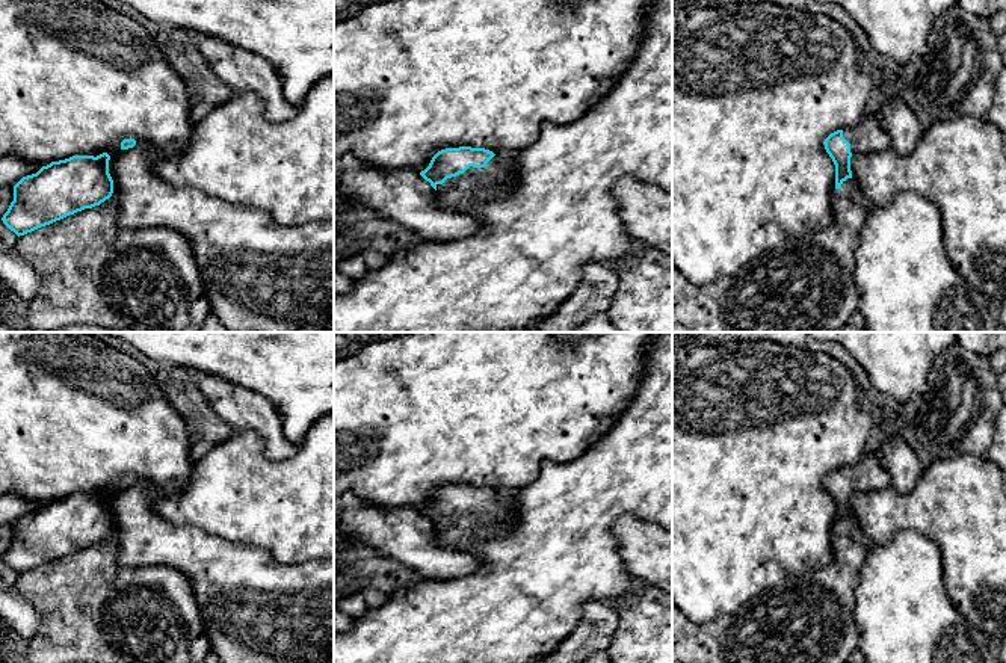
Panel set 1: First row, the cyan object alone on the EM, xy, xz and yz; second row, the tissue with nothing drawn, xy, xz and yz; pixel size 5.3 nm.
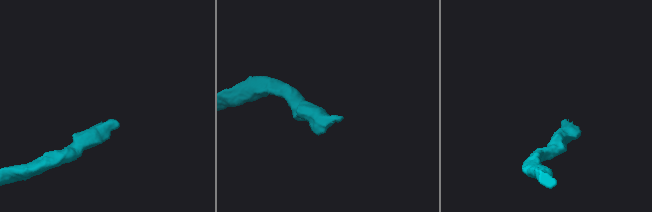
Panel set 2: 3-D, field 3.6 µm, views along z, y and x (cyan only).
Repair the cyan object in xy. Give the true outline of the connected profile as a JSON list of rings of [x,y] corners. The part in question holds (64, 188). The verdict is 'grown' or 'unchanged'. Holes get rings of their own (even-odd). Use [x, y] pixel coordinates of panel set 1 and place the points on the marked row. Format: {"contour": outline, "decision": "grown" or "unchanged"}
{"contour": [[[107,153],[97,157],[73,156],[51,162],[36,174],[23,177],[14,186],[14,201],[2,217],[3,224],[20,237],[85,208],[100,205],[113,193],[109,160],[110,156]]], "decision": "unchanged"}

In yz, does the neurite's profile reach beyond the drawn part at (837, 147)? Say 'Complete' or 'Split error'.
Split error

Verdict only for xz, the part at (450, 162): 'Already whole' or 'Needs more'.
Needs more

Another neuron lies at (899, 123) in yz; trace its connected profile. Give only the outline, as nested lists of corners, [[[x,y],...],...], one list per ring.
[[[894,95],[881,107],[879,116],[891,148],[902,156],[912,153],[924,130],[909,106]]]

